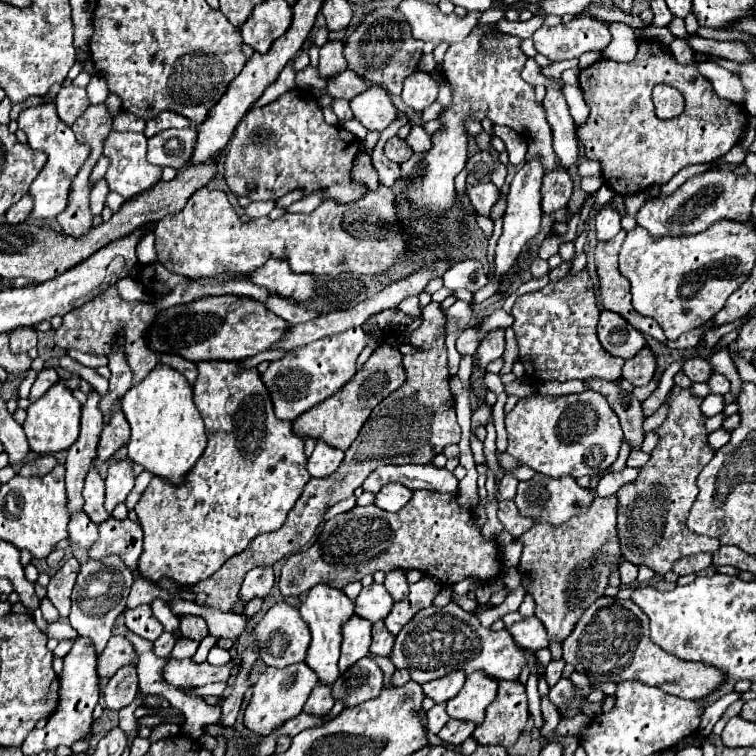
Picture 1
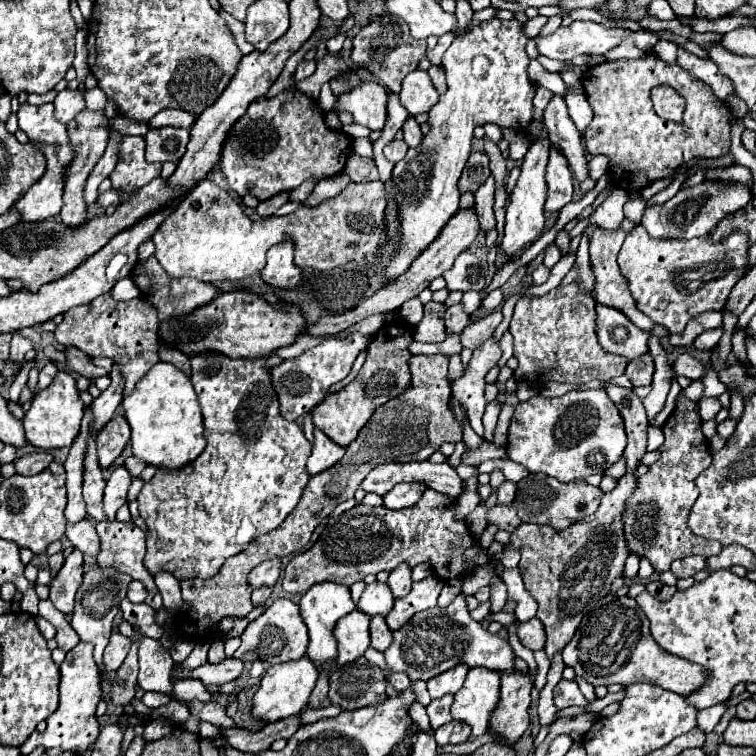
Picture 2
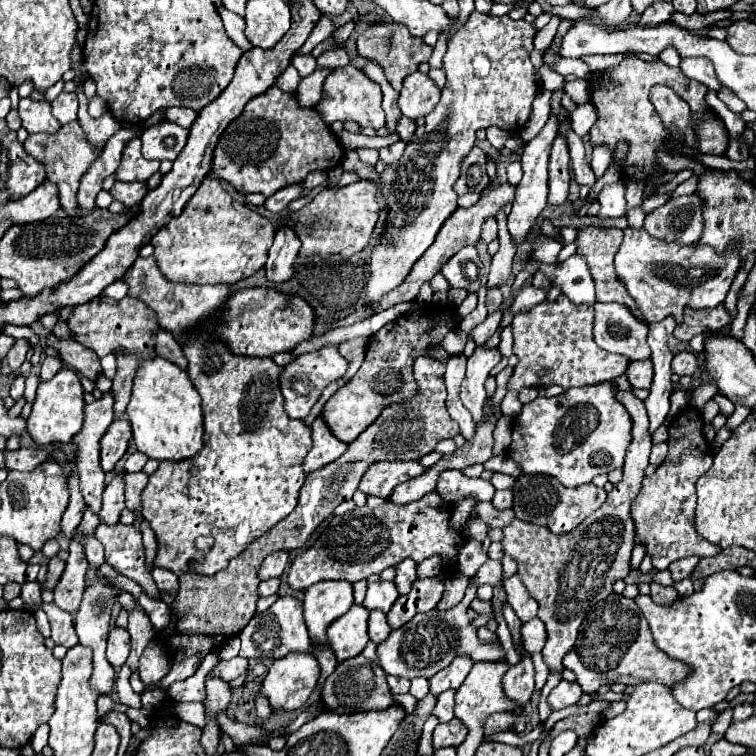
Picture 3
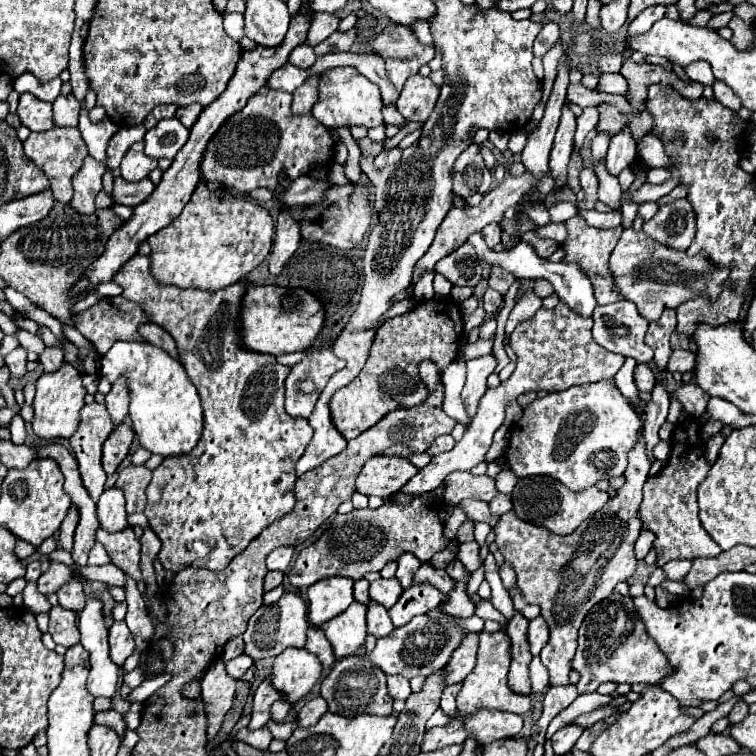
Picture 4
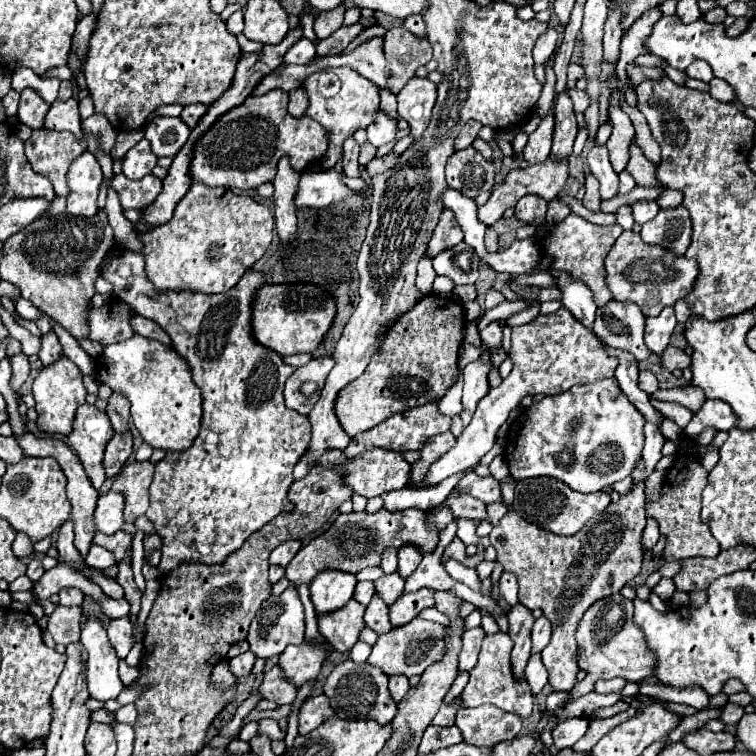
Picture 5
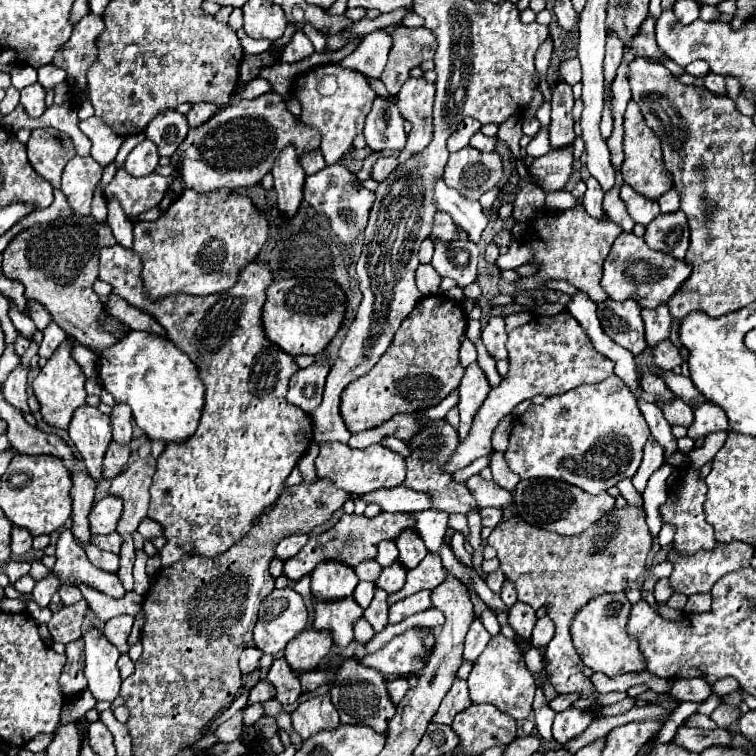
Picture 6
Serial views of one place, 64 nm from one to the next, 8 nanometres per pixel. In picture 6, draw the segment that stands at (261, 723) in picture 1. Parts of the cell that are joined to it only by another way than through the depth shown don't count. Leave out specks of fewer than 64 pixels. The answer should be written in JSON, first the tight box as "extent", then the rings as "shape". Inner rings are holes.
{"extent":[284,630,332,674],"shape":[[[304,630],[302,634],[298,634],[294,642],[290,642],[290,646],[286,646],[284,660],[288,662],[292,672],[304,674],[304,672],[316,670],[322,658],[330,652],[330,648],[332,648],[330,634]]]}

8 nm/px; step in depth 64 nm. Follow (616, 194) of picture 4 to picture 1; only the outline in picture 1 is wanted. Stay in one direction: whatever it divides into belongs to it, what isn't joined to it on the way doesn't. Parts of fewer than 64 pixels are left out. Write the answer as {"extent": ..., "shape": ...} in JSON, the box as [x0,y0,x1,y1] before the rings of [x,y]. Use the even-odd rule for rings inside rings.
{"extent":[596,206,620,242],"shape":[[[606,206],[596,214],[596,240],[608,242],[620,232],[620,214]]]}

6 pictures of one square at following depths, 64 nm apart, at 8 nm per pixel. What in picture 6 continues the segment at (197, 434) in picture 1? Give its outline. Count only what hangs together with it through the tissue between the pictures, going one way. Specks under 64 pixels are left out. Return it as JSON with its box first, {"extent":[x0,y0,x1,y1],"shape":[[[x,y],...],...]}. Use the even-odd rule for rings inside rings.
{"extent":[98,332,204,444],"shape":[[[130,332],[100,354],[98,376],[116,402],[126,402],[132,408],[136,426],[148,440],[170,444],[186,442],[194,436],[204,406],[204,386],[198,378],[198,368],[168,338]]]}

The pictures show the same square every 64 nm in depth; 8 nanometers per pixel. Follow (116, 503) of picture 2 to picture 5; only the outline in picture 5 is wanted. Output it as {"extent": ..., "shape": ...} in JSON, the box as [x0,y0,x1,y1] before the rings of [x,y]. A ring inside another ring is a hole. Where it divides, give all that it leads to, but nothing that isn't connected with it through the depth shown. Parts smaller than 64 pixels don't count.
{"extent":[94,490,137,536],"shape":[[[110,490],[108,494],[98,496],[98,506],[94,512],[96,530],[100,530],[104,534],[114,534],[118,530],[124,530],[124,532],[130,532],[134,536],[137,529],[124,520],[122,510],[124,510],[124,498],[120,492]]]}

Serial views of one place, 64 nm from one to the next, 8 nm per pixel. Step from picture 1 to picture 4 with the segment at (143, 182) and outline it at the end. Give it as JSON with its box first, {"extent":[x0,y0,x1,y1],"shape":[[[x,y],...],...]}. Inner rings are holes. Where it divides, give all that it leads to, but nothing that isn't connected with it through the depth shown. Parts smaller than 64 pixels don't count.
{"extent":[122,142,158,182],"shape":[[[134,142],[134,146],[130,146],[122,160],[122,178],[128,182],[138,182],[146,178],[156,166],[158,166],[156,158],[142,154],[142,142]]]}

